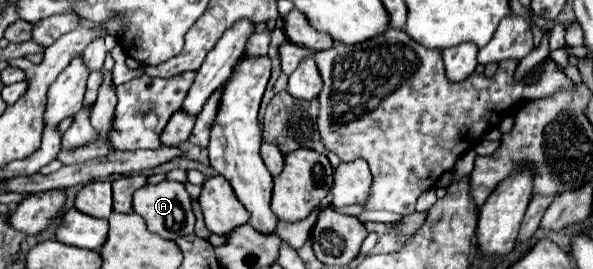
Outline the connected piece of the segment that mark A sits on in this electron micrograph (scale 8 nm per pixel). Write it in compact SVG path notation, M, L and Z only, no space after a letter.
M162 181L158 185L144 185L134 193L134 211L142 215L146 221L148 231L164 237L176 239L180 235L190 235L194 231L194 213L190 207L190 195L186 193L182 183L176 181Z

